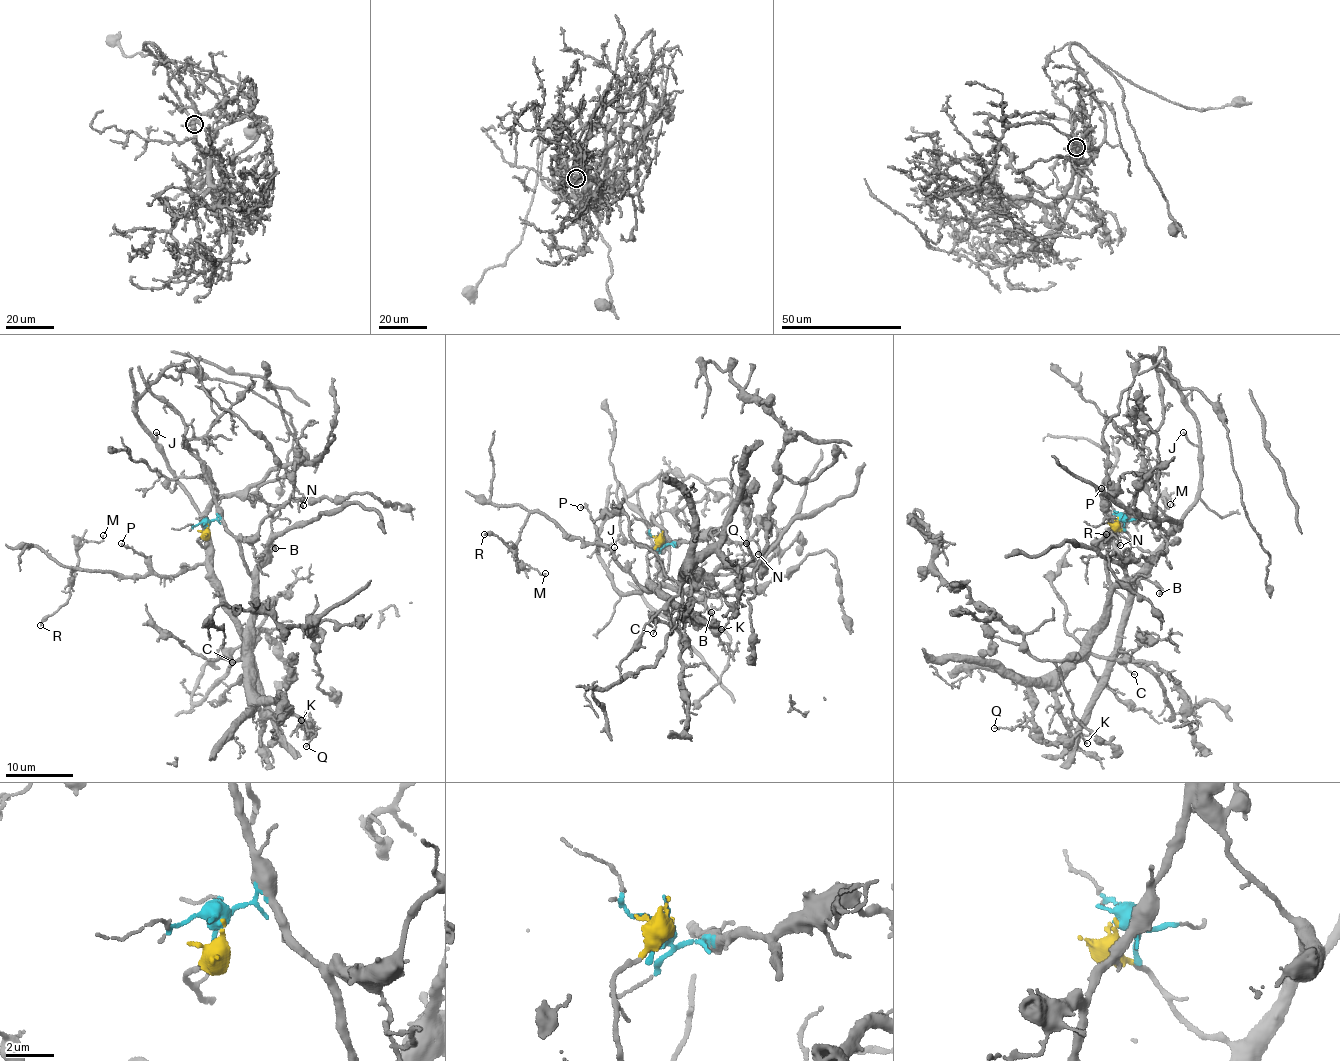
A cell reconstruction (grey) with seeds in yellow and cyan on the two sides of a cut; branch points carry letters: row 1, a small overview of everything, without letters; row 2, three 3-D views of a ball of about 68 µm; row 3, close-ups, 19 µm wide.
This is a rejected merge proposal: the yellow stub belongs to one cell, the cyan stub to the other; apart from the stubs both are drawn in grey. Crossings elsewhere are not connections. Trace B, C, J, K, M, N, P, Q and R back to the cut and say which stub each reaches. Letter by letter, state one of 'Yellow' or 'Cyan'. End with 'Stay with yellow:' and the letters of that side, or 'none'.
B: Cyan
C: Yellow
J: Yellow
K: Cyan
M: Yellow
N: Cyan
P: Yellow
Q: Cyan
R: Yellow
Stay with yellow: C, J, M, P, R

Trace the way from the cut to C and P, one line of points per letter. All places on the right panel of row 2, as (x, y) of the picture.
C: (1118, 518), (1118, 528), (1151, 554), (1121, 634), (1120, 647), (1130, 658), (1126, 667), (1134, 674)
P: (1118, 518), (1118, 528), (1151, 554), (1146, 567), (1119, 553), (1114, 519), (1099, 494), (1102, 488)

